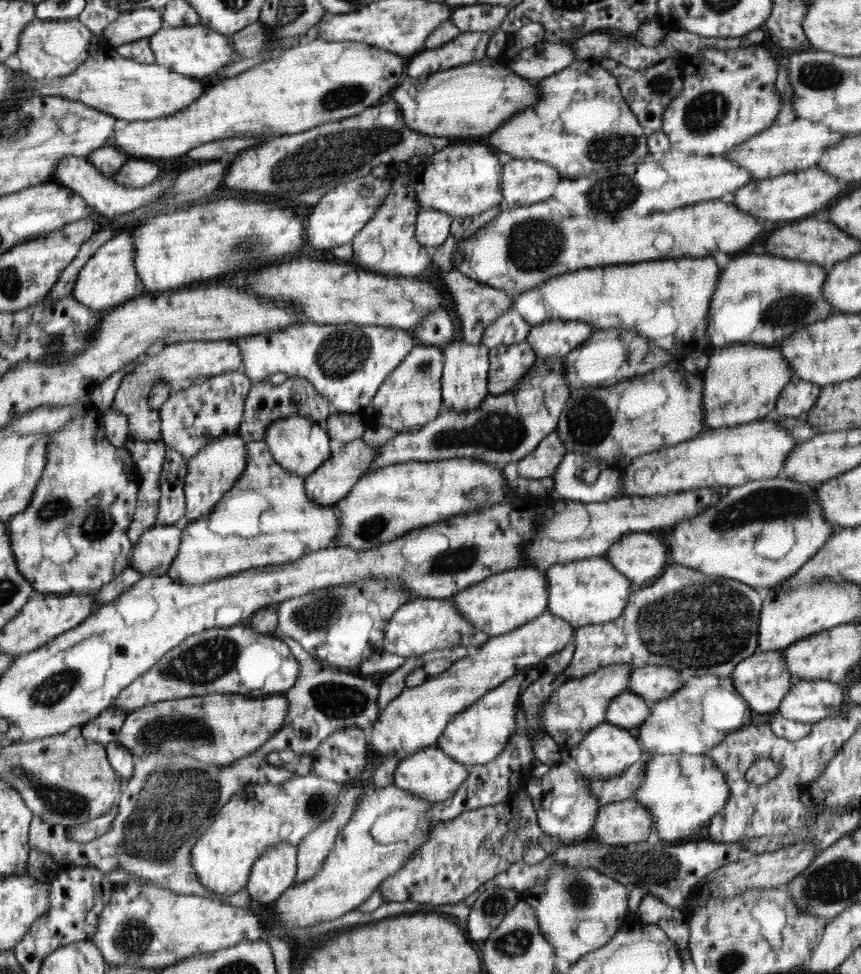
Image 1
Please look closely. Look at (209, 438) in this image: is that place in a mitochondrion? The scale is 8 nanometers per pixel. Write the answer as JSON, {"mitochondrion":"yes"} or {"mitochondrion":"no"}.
{"mitochondrion":"no"}

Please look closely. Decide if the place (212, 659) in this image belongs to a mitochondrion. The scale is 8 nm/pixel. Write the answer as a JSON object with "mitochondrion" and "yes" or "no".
{"mitochondrion":"yes"}

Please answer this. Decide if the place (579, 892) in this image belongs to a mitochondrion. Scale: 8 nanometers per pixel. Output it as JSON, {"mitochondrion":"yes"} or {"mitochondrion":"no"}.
{"mitochondrion":"yes"}

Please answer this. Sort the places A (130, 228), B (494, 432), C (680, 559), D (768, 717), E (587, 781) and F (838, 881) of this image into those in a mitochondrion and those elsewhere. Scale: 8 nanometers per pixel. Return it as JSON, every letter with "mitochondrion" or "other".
{"A":"other","B":"mitochondrion","C":"other","D":"other","E":"other","F":"mitochondrion"}

